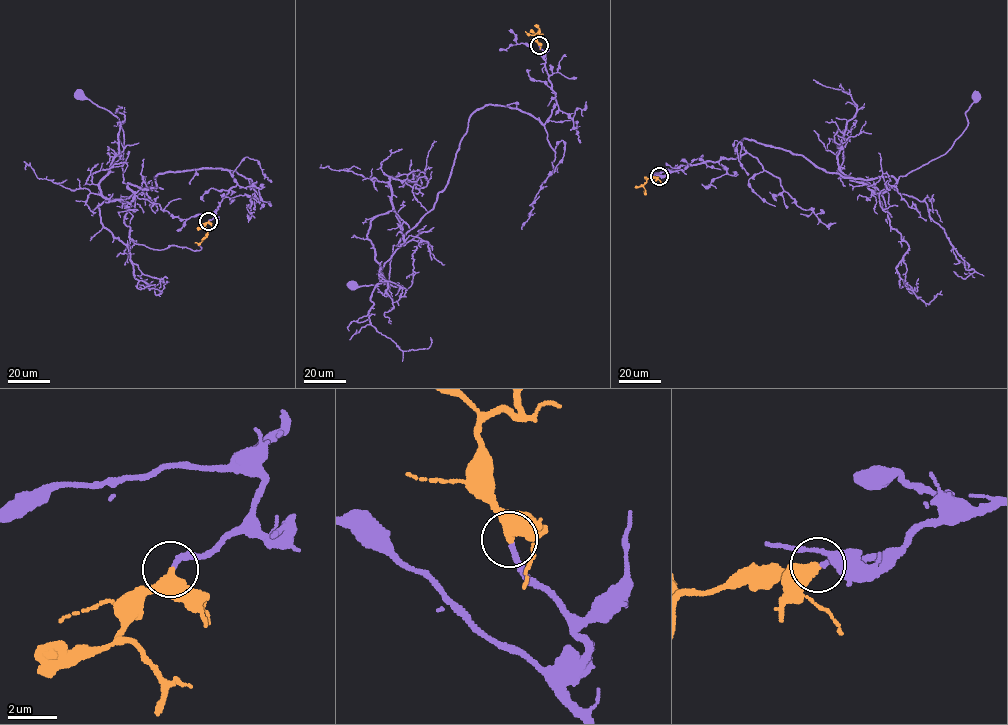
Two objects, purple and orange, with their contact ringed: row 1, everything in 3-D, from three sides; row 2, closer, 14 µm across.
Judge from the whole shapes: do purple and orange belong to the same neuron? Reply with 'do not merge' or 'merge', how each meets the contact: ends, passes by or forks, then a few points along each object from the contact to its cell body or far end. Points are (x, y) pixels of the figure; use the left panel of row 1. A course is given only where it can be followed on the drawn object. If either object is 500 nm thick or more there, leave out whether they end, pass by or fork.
merge; purple ends there; orange ends there; purple runs (208, 221), (237, 183), (228, 170), (160, 173), (151, 189), (123, 183), (123, 131), (118, 118), (80, 92); orange runs (208, 221), (204, 226), (207, 231), (204, 239), (195, 242)

